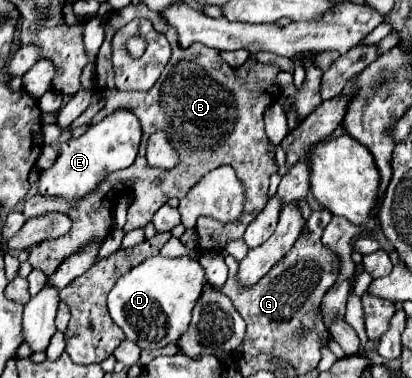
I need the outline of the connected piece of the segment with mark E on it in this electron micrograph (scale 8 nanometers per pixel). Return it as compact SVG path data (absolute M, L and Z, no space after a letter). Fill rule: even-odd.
M129 110L113 112L99 124L91 124L83 136L71 138L61 146L55 164L49 170L41 172L39 194L59 196L67 200L71 206L77 204L87 194L95 192L107 174L129 168L135 162L139 142L141 142L141 126L137 116L133 116Z

